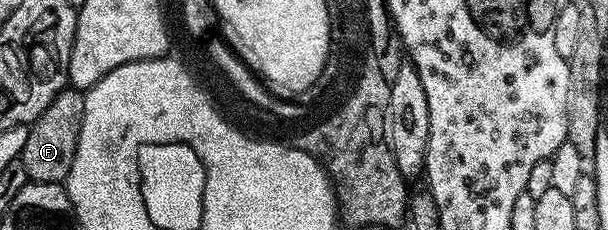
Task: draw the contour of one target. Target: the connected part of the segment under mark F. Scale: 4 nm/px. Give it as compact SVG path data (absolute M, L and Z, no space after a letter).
M70 86L64 88L52 96L49 106L45 106L41 115L27 128L29 138L25 138L21 159L28 181L37 184L63 184L66 181L77 154L77 142L85 114L83 97L84 93L80 89Z

